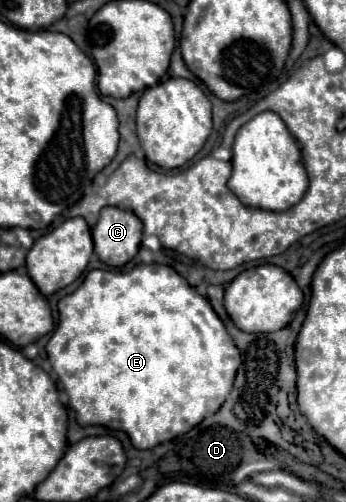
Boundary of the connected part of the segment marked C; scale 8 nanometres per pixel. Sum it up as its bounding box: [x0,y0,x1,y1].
[93,207,143,267]

